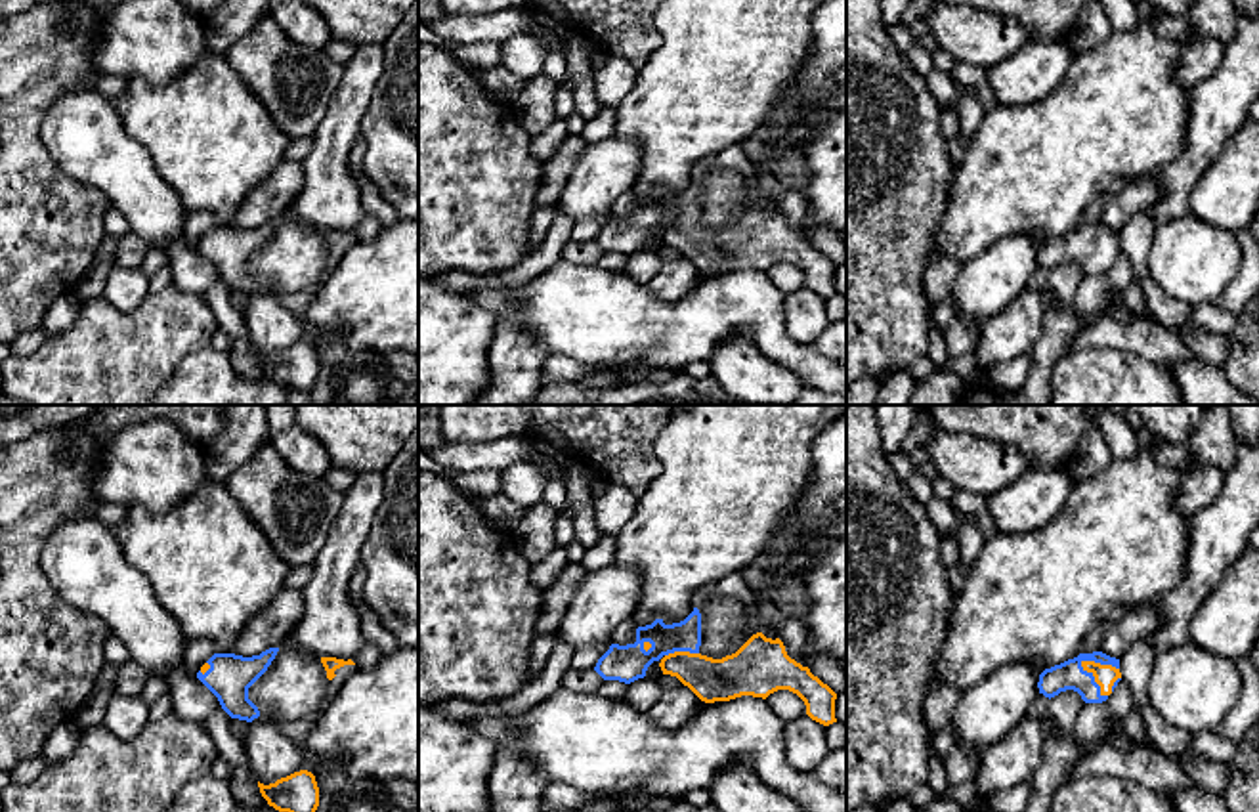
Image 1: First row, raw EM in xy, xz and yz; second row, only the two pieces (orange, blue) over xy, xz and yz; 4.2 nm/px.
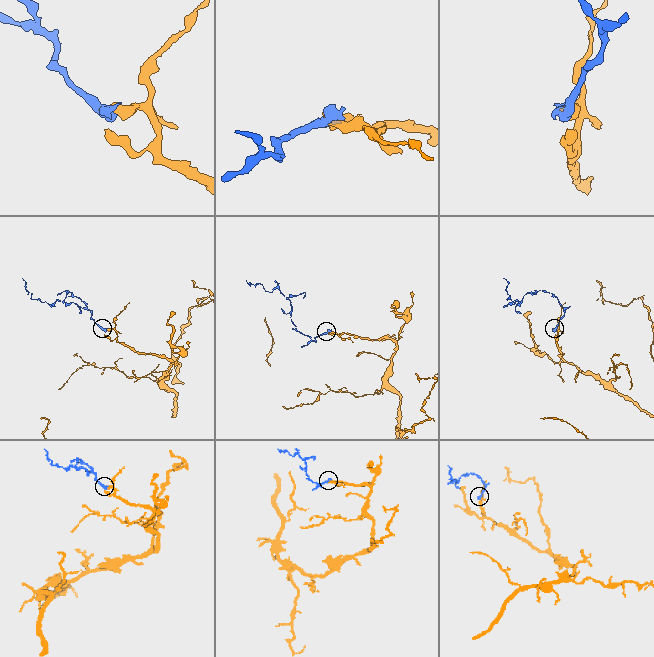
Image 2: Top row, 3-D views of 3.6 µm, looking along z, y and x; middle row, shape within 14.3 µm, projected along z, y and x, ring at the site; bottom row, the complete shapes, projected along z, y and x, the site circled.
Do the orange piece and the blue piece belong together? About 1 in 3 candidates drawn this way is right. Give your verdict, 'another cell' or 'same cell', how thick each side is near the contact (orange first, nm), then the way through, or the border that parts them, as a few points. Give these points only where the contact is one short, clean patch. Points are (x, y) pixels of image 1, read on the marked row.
same cell | 100/120 nm | across yz (1105, 675), (1095, 679), (1068, 675)

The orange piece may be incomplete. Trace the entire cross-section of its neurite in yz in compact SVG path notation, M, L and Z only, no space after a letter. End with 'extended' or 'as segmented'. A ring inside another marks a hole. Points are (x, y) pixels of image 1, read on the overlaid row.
M1093 652L1045 669L1039 674L1037 688L1049 699L1060 692L1074 690L1085 703L1102 703L1120 680L1120 659Z; extended

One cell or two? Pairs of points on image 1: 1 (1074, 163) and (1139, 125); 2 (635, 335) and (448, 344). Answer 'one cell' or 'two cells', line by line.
1: one cell
2: two cells

